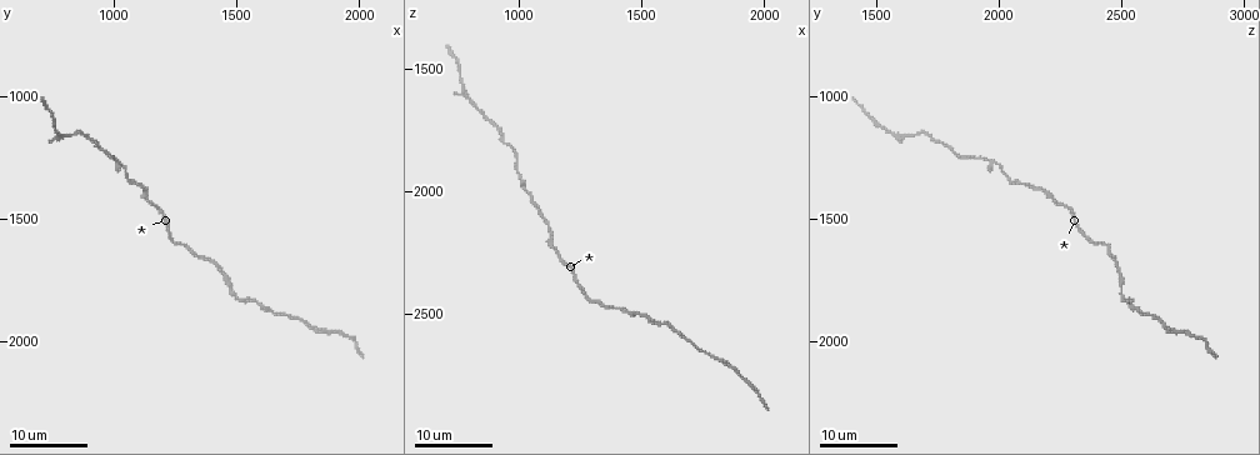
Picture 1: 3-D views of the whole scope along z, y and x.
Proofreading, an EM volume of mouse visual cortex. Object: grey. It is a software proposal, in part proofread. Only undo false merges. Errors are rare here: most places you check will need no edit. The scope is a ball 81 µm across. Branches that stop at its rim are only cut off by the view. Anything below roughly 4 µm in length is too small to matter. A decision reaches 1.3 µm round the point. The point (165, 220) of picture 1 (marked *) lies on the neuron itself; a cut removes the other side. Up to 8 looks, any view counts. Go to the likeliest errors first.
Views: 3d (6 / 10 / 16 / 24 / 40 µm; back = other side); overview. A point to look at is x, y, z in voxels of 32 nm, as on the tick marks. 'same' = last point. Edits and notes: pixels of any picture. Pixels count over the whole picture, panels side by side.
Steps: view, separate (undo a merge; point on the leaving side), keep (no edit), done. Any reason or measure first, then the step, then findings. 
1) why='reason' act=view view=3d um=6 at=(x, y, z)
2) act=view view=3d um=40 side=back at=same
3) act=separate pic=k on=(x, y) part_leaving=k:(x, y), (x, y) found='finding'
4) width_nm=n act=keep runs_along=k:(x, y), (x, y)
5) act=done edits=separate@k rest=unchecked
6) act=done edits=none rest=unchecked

why='sudden change in width' act=view view=3d um=16 at=(1510, 1840, 2500)

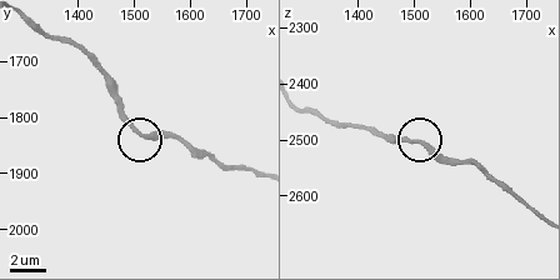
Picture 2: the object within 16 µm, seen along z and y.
act=view view=3d um=10 at=(1515, 1830, 2505)

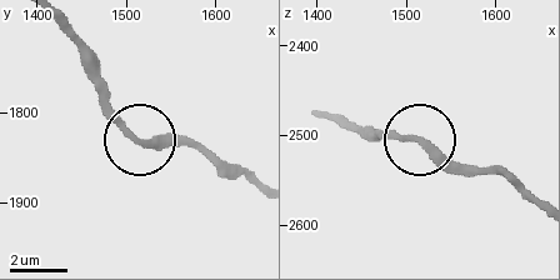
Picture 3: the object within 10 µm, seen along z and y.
act=keep runs_along=3:(55, 23), (108, 109), (130, 130), (191, 143) found='one neuron here'

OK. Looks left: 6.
why='sudden change in width' act=view view=3d um=24 at=(1050, 1320, 2020)

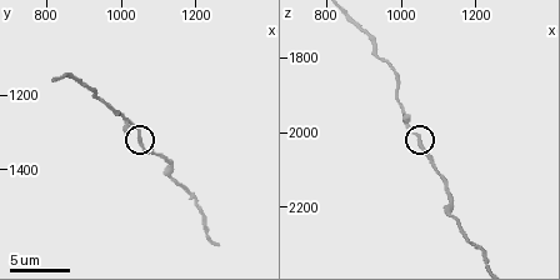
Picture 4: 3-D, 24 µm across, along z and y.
act=view view=3d um=10 at=(1050, 1320, 2030)

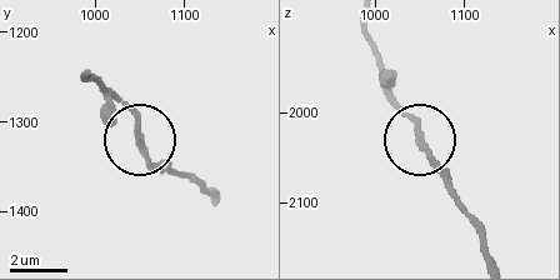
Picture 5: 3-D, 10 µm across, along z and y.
width_nm=200 act=keep runs_along=5:(489, 253), (449, 174), (391, 98) found='one neuron here'

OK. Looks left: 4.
why='calibre changes' act=view view=3d um=24 at=(770, 1150, 1560)

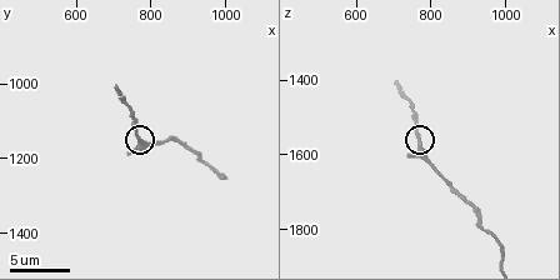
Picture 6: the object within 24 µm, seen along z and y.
act=view view=3d um=10 at=(760, 1150, 1560)

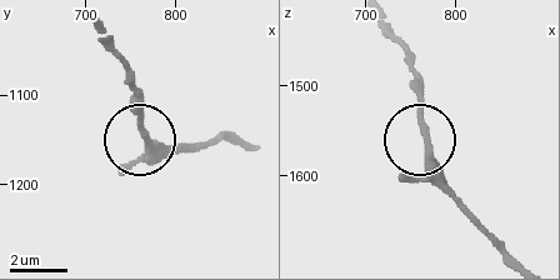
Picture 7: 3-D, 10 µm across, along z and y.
act=keep runs_along=7:(513, 258), (455, 194), (421, 136), (420, 81) found='all the same neuron'

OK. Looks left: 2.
why='sudden change in width' act=view view=3d um=10 at=(1130, 1370, 2170)

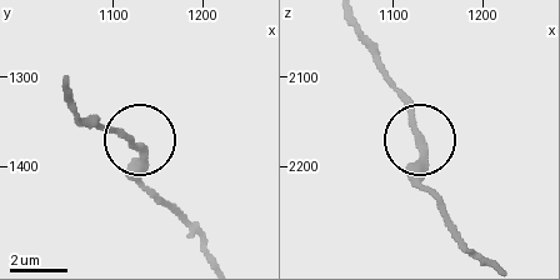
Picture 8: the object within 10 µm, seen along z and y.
width_nm=260 act=keep found='continuous, no second neuron'

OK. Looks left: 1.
act=done edits=none rest=unchecked

